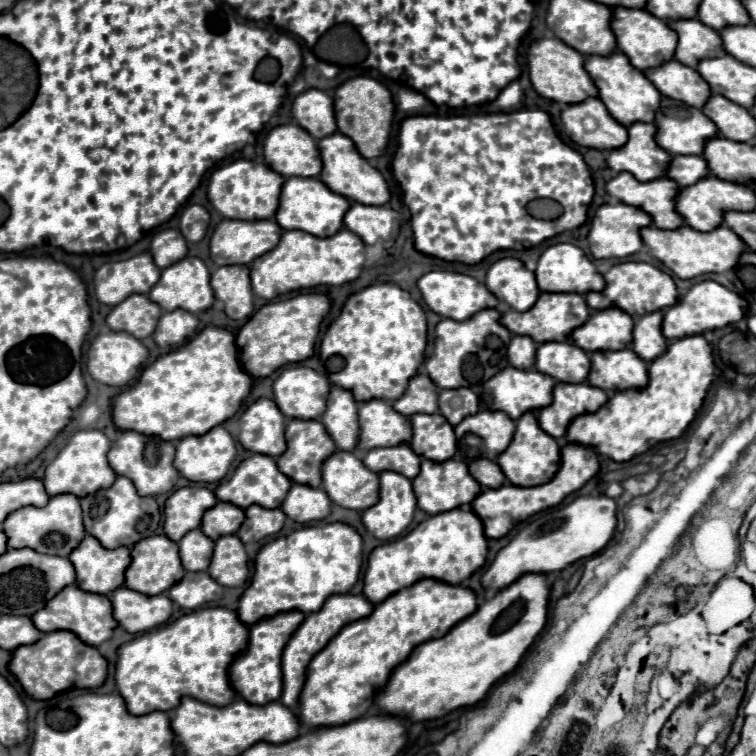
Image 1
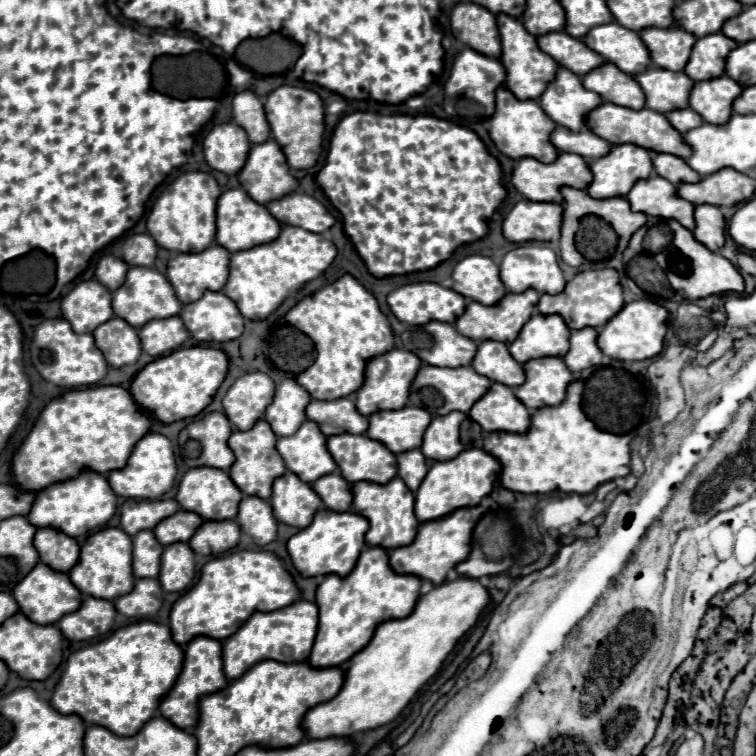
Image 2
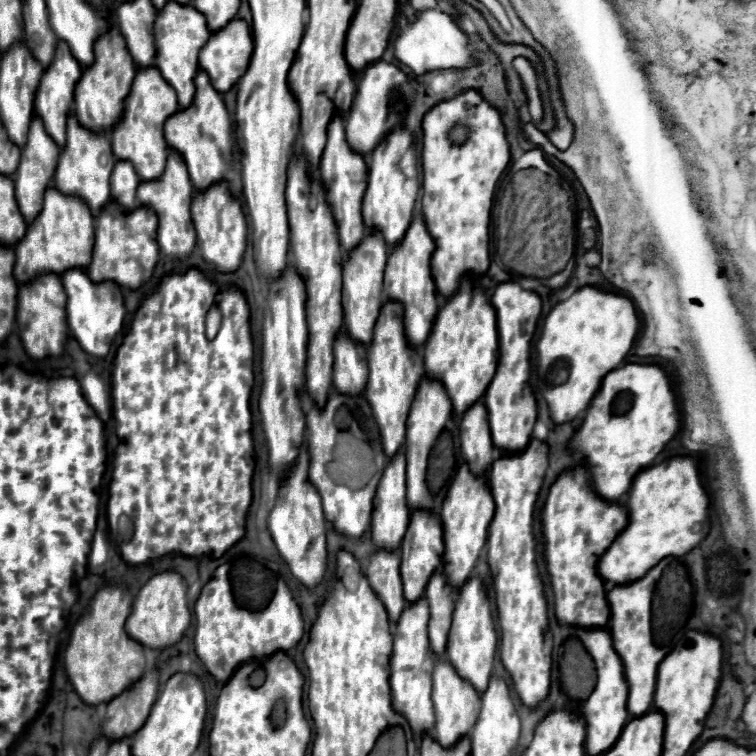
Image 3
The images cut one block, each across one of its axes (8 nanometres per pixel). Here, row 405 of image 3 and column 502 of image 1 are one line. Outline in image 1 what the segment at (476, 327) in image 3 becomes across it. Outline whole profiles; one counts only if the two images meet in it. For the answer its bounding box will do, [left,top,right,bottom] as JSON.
[498,412,560,486]

